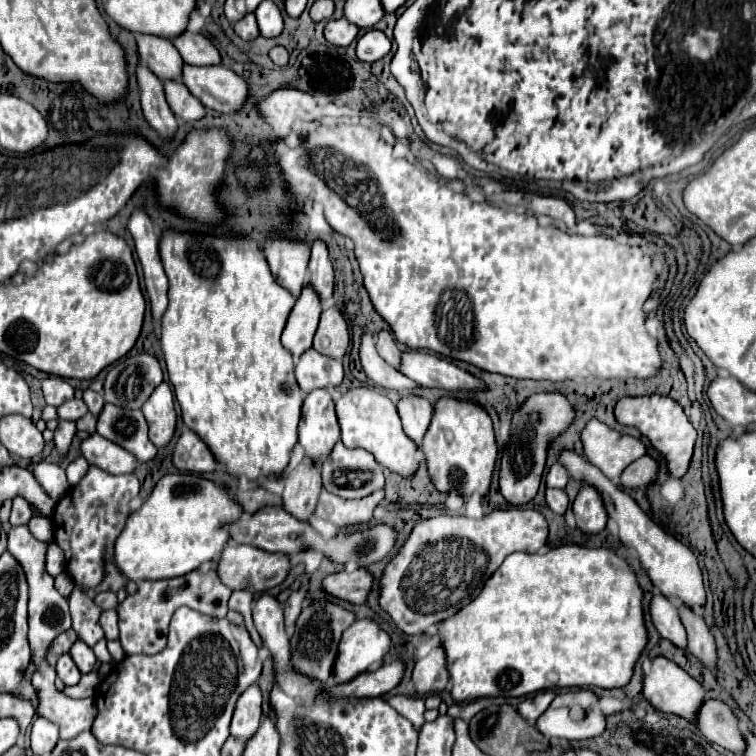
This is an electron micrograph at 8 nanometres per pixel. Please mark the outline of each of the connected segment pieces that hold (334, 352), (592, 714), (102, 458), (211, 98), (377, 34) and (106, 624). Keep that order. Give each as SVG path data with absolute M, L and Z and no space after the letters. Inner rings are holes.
M335 307L325 309L321 313L319 329L317 329L315 341L313 341L313 349L317 349L319 353L323 353L327 357L343 359L343 355L347 353L347 347L349 347L347 321L339 313L339 309L335 309Z
M589 689L557 695L553 699L553 703L549 705L549 709L537 719L537 729L545 737L563 737L563 739L571 739L571 741L599 737L605 731L605 727L607 727L607 715L599 707L599 697Z
M97 433L87 437L81 443L81 455L87 459L89 465L97 465L99 469L103 469L111 475L131 473L137 465L135 457L131 457L131 453L127 453L125 449L119 449L119 445L99 437Z
M183 65L181 83L209 109L233 113L245 103L247 83L223 65Z
M377 29L365 31L357 39L357 59L365 63L379 61L389 53L389 49L391 49L391 41L385 37L383 31L377 31Z
M103 611L101 613L101 627L105 631L105 639L117 639L119 629L117 629L117 611Z

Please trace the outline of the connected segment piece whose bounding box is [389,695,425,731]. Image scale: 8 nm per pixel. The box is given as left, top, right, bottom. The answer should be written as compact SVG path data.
M391 697L389 699L389 705L393 705L405 719L409 719L415 729L419 731L423 725L425 725L425 699L423 697Z

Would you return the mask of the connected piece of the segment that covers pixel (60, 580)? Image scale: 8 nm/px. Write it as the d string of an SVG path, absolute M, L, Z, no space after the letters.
M67 571L59 573L59 577L55 577L55 589L57 589L65 599L69 599L73 587L75 587L75 583L73 583L73 579L71 579L71 575L69 575Z

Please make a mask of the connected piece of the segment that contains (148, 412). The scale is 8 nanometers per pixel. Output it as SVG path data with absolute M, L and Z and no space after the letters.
M167 383L155 387L153 395L143 405L143 415L149 425L149 439L155 447L165 447L175 433L175 405L173 393Z

